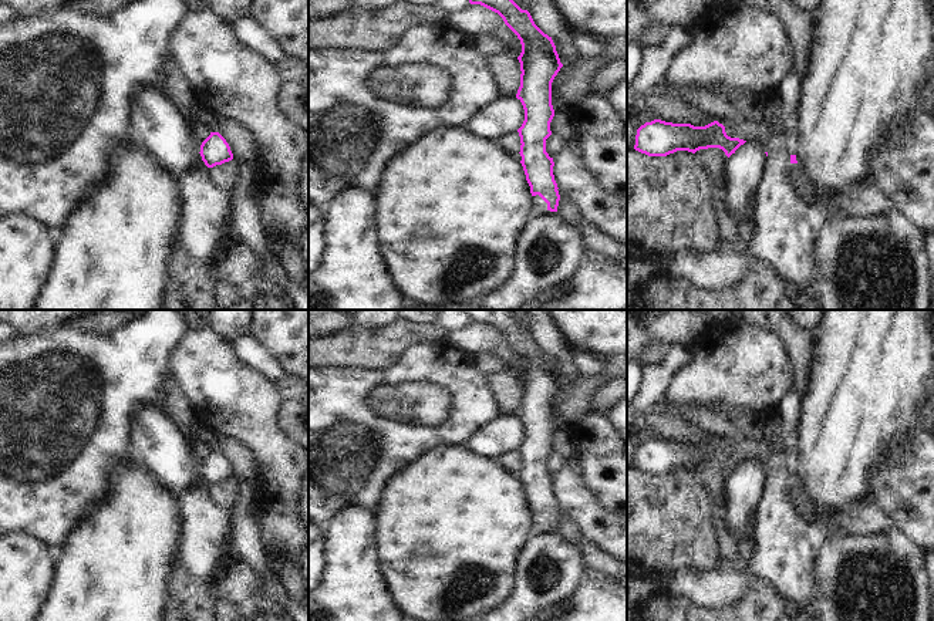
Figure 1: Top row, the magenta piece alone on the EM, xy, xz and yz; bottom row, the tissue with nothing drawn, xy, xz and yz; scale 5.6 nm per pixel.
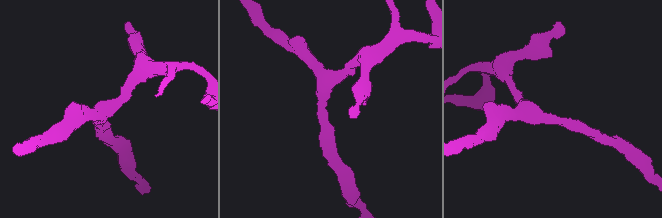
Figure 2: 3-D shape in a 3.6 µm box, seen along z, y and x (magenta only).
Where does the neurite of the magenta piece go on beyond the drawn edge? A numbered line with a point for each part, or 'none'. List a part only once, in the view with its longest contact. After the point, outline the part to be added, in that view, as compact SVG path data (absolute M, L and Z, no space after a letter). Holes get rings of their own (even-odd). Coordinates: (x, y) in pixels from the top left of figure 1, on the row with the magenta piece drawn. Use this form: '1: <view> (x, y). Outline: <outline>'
none.

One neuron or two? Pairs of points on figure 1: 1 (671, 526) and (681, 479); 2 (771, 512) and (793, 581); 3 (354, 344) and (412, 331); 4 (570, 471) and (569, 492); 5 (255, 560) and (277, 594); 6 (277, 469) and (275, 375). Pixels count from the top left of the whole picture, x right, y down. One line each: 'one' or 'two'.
1: one
2: one
3: one
4: one
5: one
6: two

